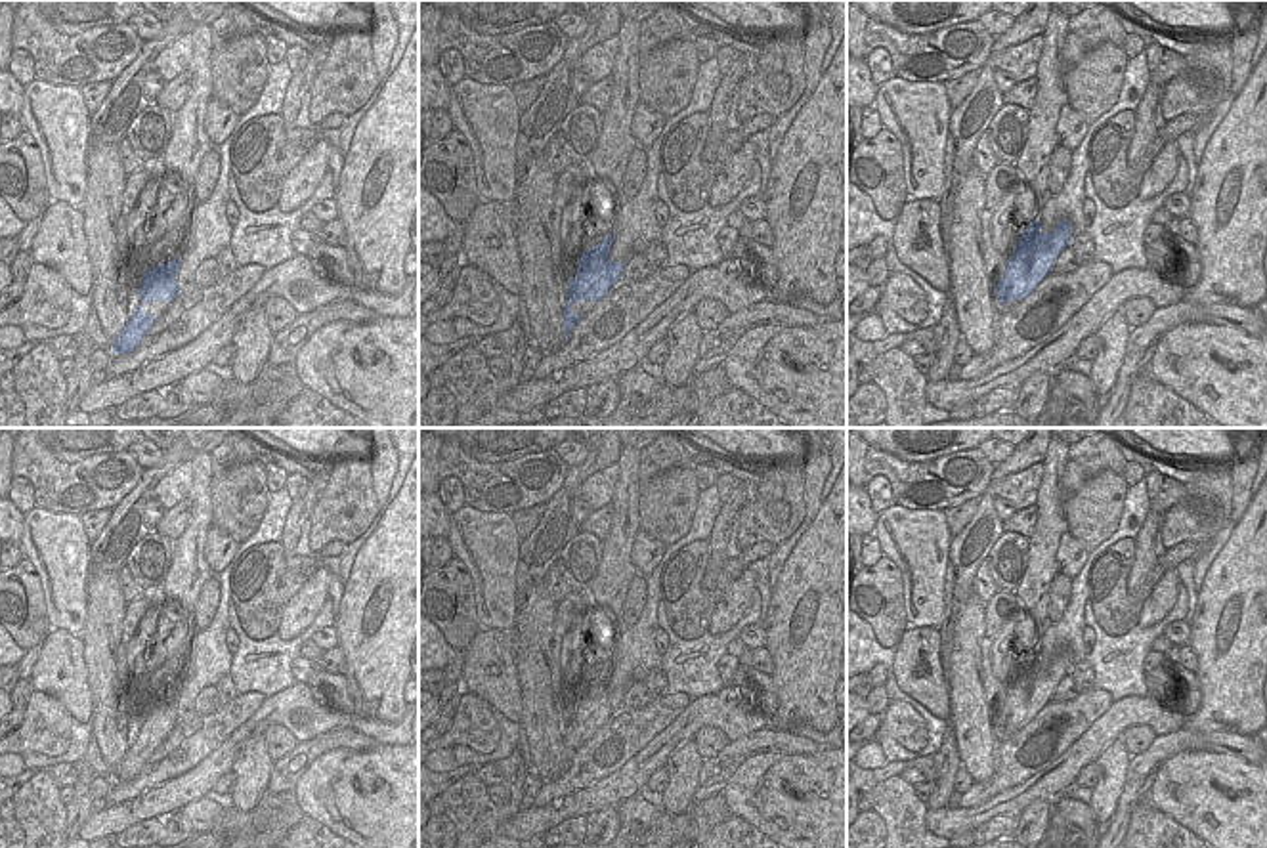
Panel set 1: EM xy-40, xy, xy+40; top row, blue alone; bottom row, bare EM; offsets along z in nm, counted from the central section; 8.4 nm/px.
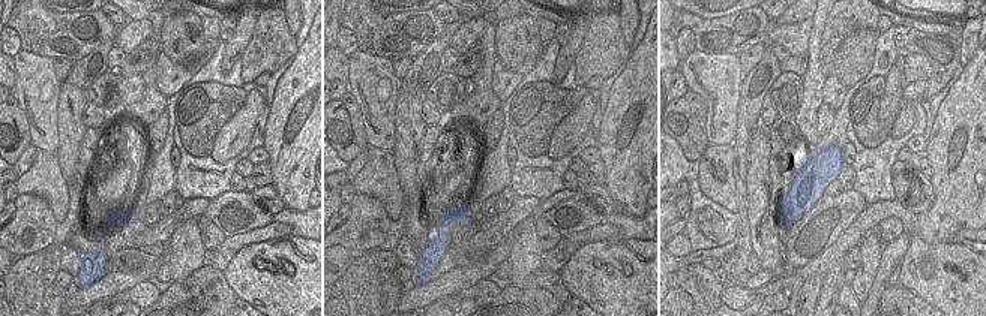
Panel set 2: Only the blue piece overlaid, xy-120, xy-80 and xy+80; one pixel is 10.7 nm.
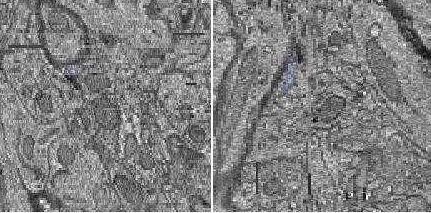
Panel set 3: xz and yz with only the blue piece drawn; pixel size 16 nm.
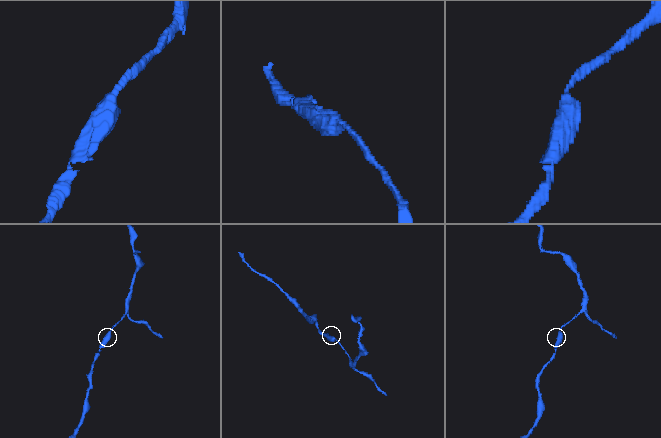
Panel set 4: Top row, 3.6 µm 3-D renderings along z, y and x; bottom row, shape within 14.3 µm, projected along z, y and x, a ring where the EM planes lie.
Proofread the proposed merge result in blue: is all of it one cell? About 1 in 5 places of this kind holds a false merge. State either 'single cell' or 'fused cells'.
single cell

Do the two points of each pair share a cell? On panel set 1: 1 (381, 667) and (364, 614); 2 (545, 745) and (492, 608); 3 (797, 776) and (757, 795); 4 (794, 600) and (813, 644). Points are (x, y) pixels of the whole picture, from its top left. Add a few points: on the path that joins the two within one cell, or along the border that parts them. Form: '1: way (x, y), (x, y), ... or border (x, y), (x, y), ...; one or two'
1: way (377, 654), (373, 627); one
2: border (516, 614), (516, 623), (509, 631); two
3: way (788, 776), (776, 776), (767, 785); one
4: way (805, 602), (805, 631); one

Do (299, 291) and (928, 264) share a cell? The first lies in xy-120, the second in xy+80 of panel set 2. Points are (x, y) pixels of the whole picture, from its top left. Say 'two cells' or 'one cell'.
two cells

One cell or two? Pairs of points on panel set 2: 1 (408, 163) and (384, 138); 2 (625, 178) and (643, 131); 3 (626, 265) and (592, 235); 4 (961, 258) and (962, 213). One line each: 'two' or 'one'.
1: two
2: one
3: two
4: two

